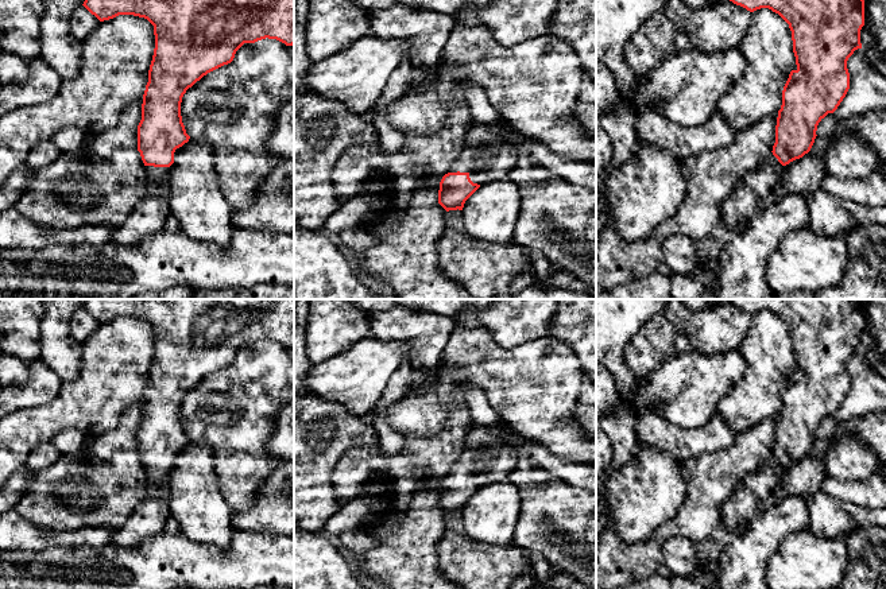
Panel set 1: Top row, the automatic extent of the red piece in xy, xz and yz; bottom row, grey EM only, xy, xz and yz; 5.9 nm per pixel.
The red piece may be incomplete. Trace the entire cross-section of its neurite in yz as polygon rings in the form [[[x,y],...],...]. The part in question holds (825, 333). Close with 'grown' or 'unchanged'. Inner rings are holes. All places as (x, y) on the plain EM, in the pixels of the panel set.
[[[726,299],[754,314],[769,310],[778,315],[792,333],[797,371],[792,372],[782,392],[782,407],[775,427],[773,453],[746,474],[721,505],[719,522],[730,531],[748,526],[770,503],[781,470],[808,456],[815,445],[819,425],[833,415],[850,391],[847,363],[862,350],[860,332],[864,328],[863,299]]] | grown

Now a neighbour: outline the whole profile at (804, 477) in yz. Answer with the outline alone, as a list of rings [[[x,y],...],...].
[[[808,454],[802,460],[782,468],[779,480],[773,488],[770,503],[786,496],[812,497],[820,492],[825,476],[825,456]]]

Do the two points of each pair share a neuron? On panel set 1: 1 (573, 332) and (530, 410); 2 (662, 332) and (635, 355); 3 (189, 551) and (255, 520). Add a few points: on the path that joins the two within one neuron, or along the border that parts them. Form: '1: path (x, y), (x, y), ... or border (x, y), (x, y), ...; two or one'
1: border (549, 334), (563, 341), (575, 353), (581, 371); two
2: path (656, 338), (642, 352); one
3: border (233, 527), (260, 531), (269, 535); two

